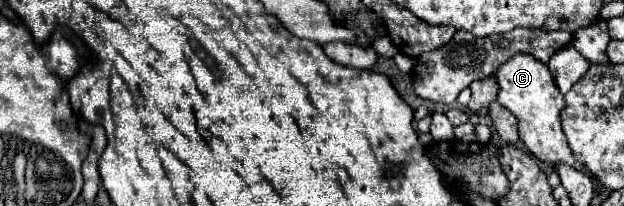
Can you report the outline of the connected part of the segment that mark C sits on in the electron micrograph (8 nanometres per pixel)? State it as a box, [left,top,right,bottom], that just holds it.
[494,52,592,176]

